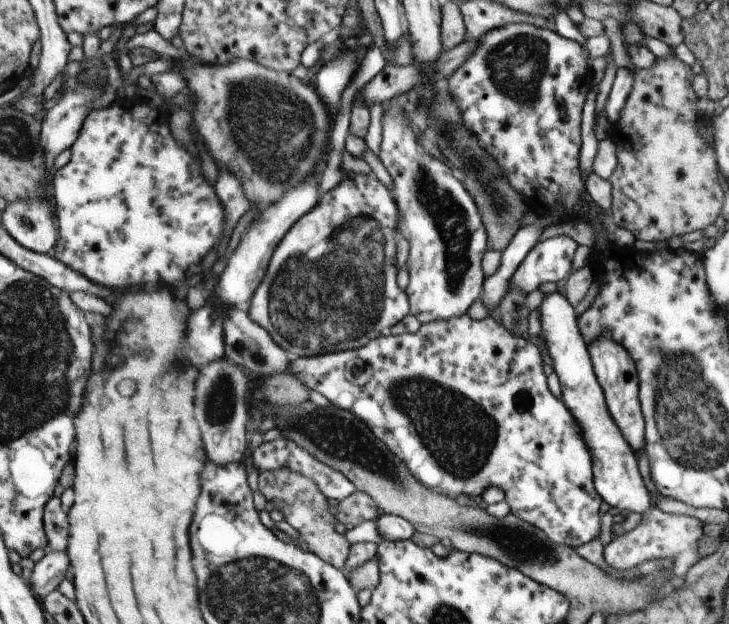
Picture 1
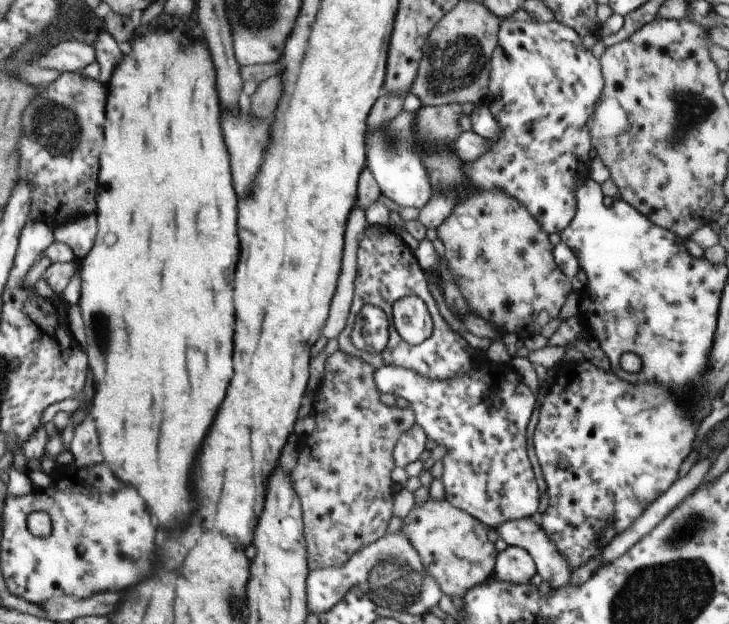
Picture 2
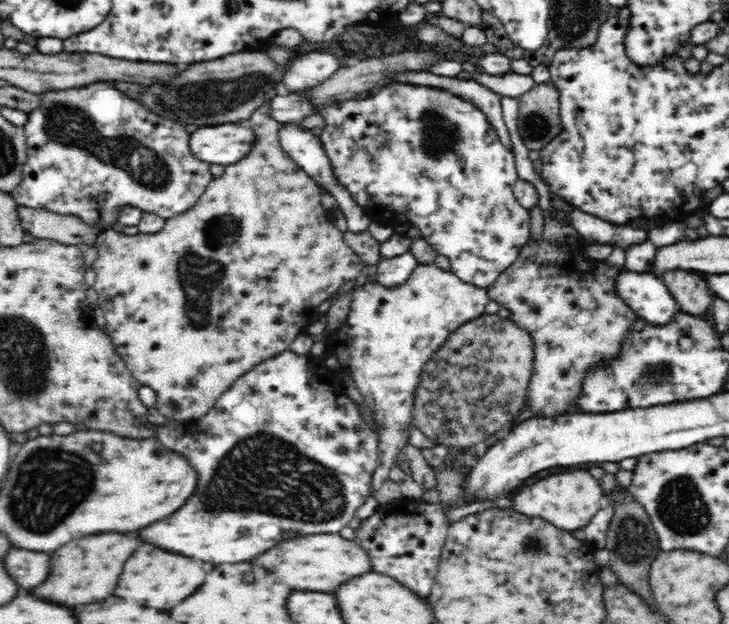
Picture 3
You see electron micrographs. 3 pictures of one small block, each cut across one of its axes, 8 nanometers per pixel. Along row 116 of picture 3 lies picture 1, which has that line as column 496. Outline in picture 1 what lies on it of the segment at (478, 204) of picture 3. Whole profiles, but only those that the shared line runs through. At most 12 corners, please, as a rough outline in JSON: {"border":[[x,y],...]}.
{"border":[[490,316],[289,358],[436,493],[599,534],[581,426]]}

